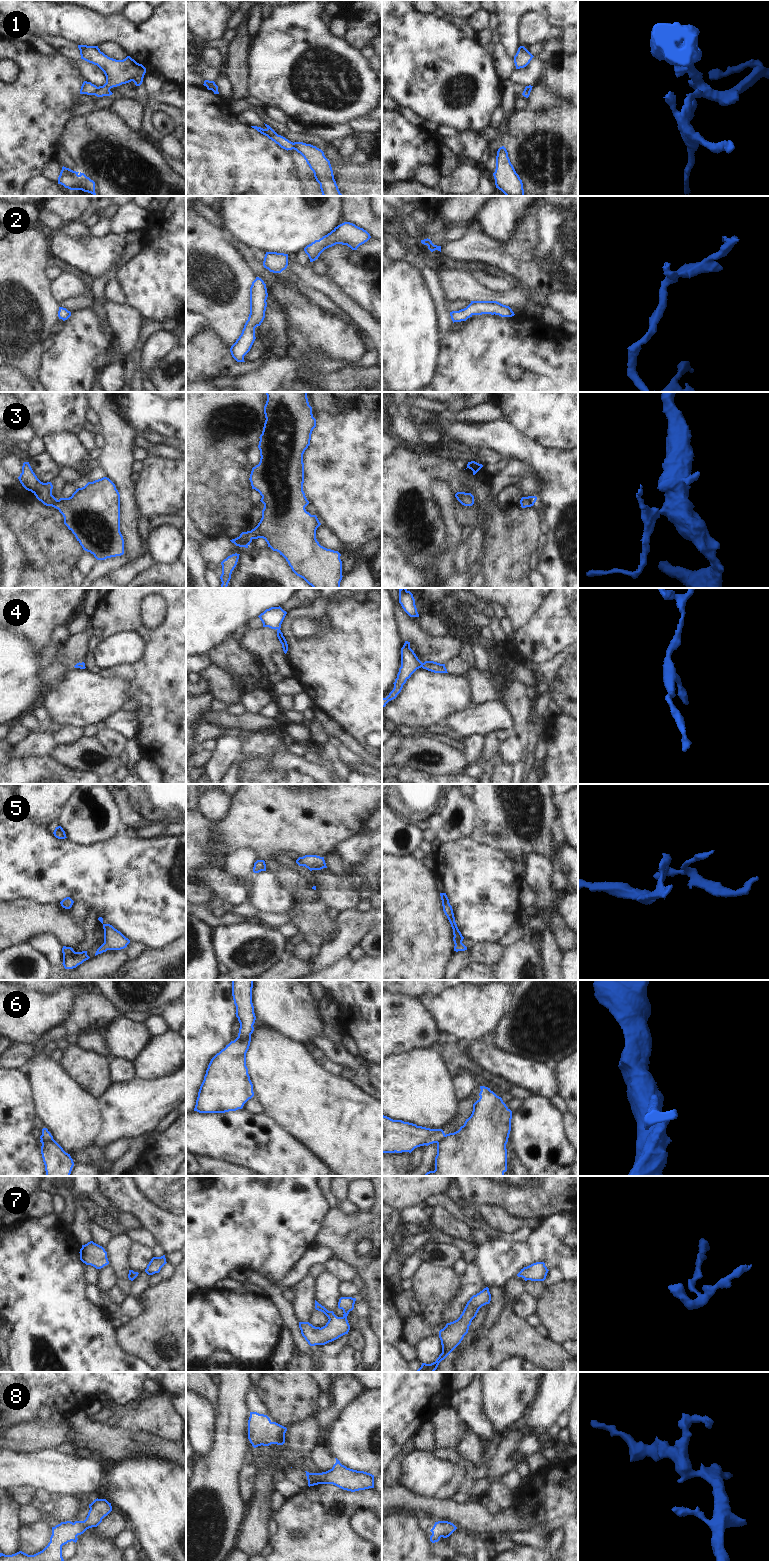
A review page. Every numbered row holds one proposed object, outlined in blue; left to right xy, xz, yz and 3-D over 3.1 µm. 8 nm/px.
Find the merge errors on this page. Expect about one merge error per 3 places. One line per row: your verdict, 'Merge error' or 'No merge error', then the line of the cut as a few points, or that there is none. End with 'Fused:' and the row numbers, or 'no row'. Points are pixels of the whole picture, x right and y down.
1: Merge error. Split along xy (98, 87), (93, 94)
2: No merge error. No split
3: No merge error. No split
4: No merge error. No split
5: No merge error. No split
6: Merge error. Split along xz (250, 1034), (237, 1038)
7: No merge error. No split
8: No merge error. No split
Fused: 1, 6.

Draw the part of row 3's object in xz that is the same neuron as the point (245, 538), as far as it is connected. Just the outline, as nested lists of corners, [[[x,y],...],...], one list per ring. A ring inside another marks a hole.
[[[266,392],[266,395],[266,420],[258,445],[261,458],[259,464],[252,468],[249,478],[252,489],[262,496],[262,518],[254,529],[242,532],[230,541],[236,546],[248,548],[253,539],[263,538],[268,547],[279,552],[292,571],[313,588],[340,588],[343,577],[341,554],[319,544],[316,530],[321,523],[316,515],[305,509],[309,501],[303,491],[303,454],[316,427],[307,392]]]

